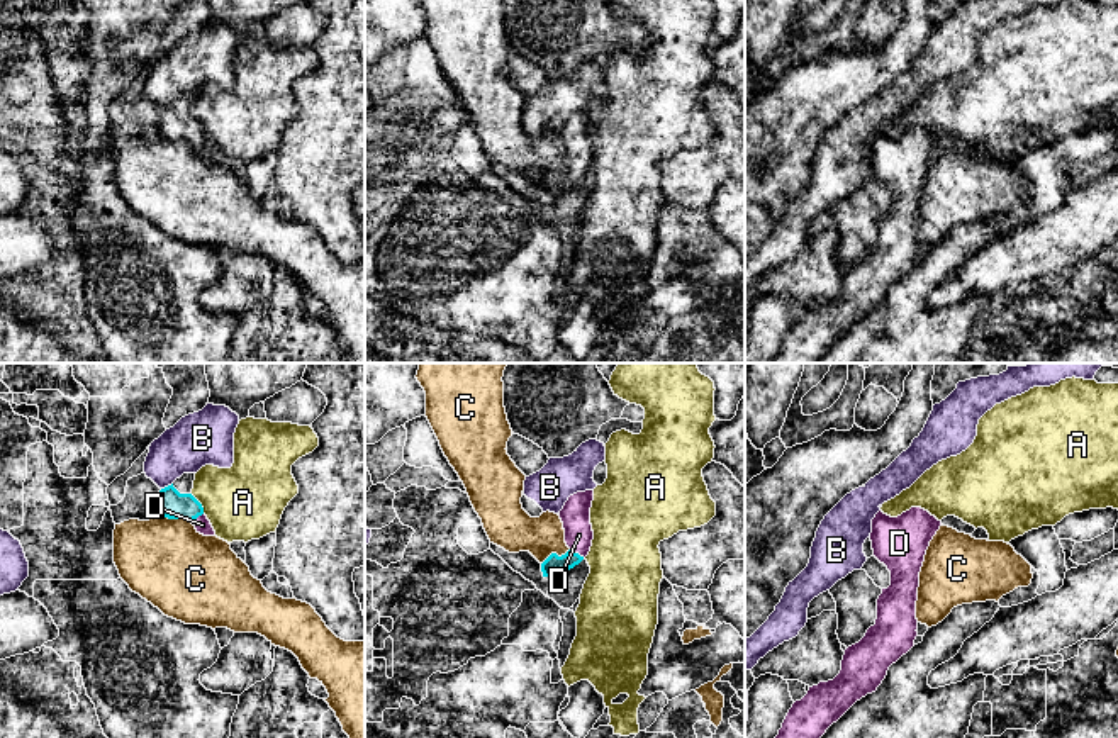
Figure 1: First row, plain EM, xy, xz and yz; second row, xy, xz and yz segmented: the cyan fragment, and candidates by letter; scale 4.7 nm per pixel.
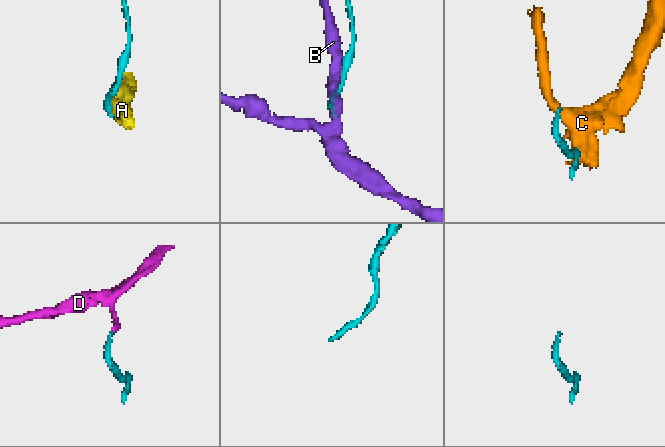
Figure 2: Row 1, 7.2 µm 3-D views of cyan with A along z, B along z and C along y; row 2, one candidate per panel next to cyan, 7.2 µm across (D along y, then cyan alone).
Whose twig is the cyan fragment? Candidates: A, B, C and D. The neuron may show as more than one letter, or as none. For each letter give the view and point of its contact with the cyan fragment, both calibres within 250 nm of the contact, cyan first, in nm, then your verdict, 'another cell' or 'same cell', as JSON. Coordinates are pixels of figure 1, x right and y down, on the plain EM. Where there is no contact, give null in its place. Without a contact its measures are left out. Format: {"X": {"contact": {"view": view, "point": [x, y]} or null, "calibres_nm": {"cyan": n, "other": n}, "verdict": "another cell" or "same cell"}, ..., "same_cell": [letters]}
{"A": {"contact": {"view": "xy", "point": [201, 124]}, "calibres_nm": {"cyan": 140, "other": 360}, "verdict": "another cell"}, "B": {"contact": {"view": "xy", "point": [168, 106]}, "calibres_nm": {"cyan": 140, "other": 240}, "verdict": "another cell"}, "C": {"contact": {"view": "xy", "point": [175, 138]}, "calibres_nm": {"cyan": 140, "other": 400}, "verdict": "another cell"}, "D": {"contact": {"view": "xz", "point": [577, 173]}, "calibres_nm": {"cyan": 110, "other": 140}, "verdict": "same cell"}, "same_cell": ["D"]}

